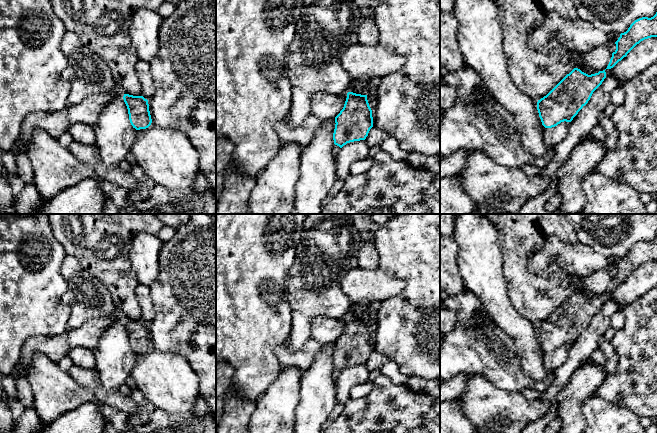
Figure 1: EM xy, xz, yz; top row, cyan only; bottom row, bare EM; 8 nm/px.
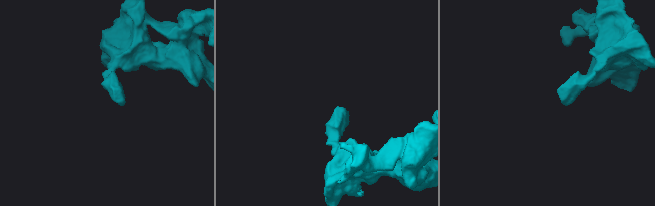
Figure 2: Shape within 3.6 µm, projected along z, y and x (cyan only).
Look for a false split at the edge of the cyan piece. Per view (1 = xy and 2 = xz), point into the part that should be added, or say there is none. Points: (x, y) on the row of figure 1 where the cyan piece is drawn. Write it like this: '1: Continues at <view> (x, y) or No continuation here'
1: No continuation here
2: No continuation here

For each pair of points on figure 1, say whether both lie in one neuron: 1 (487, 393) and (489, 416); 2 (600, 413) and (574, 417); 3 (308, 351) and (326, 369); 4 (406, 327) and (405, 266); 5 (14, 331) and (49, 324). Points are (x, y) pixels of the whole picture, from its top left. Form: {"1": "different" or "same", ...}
{"1": "same", "2": "different", "3": "different", "4": "same", "5": "same"}

